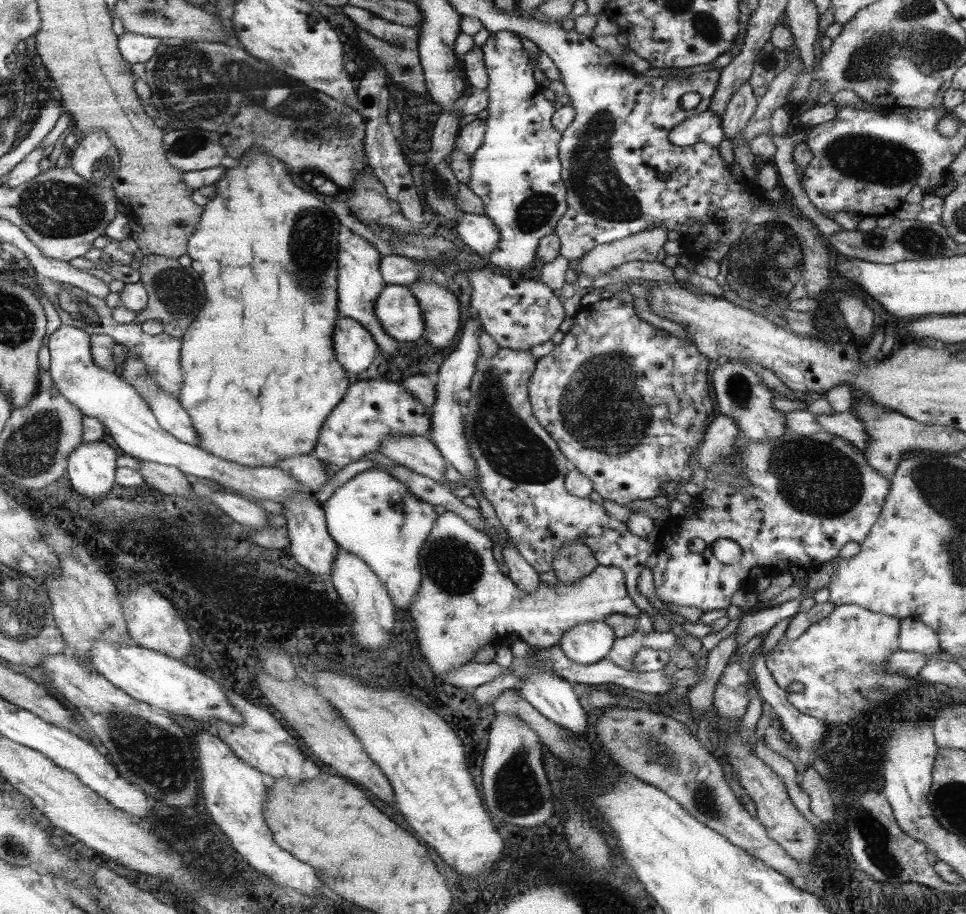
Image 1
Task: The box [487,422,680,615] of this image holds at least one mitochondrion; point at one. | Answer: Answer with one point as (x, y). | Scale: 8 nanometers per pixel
(588, 442)

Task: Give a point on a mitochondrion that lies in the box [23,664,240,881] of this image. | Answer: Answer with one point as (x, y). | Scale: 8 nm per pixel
(158, 758)

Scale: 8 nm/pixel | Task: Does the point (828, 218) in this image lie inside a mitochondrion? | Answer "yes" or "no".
no

